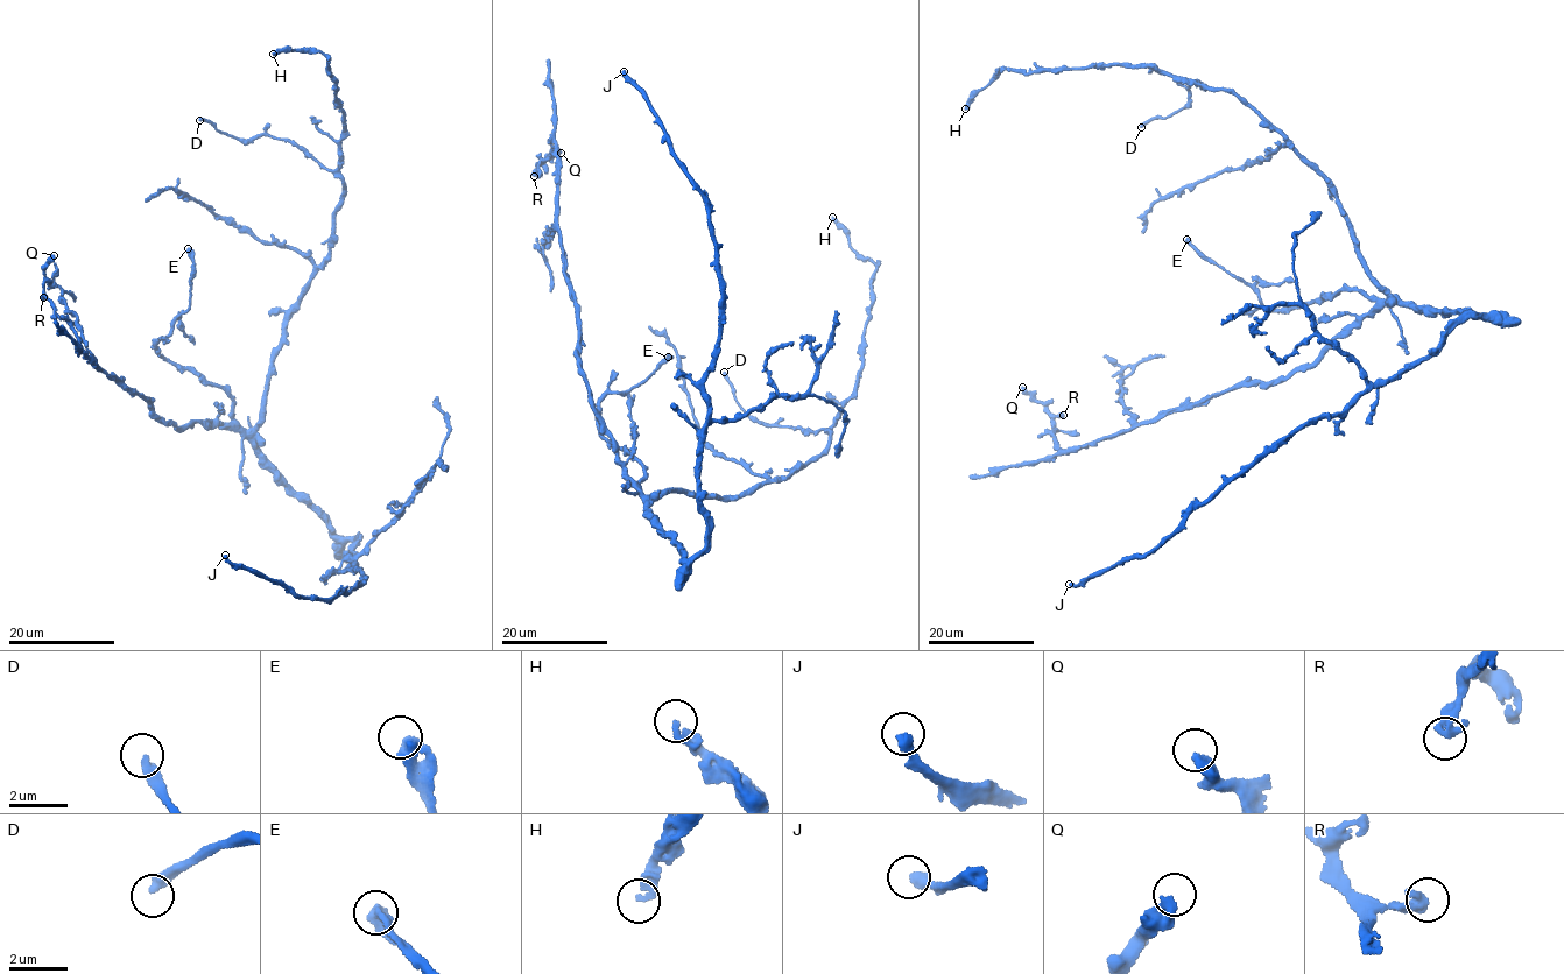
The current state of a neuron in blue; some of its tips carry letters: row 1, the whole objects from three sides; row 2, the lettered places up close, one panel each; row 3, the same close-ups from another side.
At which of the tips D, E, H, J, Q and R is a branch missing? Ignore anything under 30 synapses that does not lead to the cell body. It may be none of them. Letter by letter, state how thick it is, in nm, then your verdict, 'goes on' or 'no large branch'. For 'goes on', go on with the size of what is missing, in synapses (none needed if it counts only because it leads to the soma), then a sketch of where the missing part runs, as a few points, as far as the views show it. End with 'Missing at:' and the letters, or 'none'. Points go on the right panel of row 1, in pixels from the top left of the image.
D: 360 nm | no large branch
E: 400 nm | no large branch
H: 240 nm | no large branch
J: 360 nm | goes on | 110 syn | (1069, 584), (1019, 595), (978, 576), (974, 559), (1023, 514), (1027, 501)
Q: 400 nm | no large branch
R: 400 nm | no large branch
Missing at: J

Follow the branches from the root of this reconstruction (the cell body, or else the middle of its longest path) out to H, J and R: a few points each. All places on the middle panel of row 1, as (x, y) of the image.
H: (661, 524), (650, 500), (670, 491), (727, 500), (789, 474), (826, 447), (861, 368), (876, 267), (832, 217)
J: (661, 524), (682, 558), (701, 553), (703, 385), (723, 297), (707, 199), (624, 71)
R: (661, 524), (629, 482), (603, 417), (589, 403), (558, 233), (557, 152), (541, 160), (534, 176)

